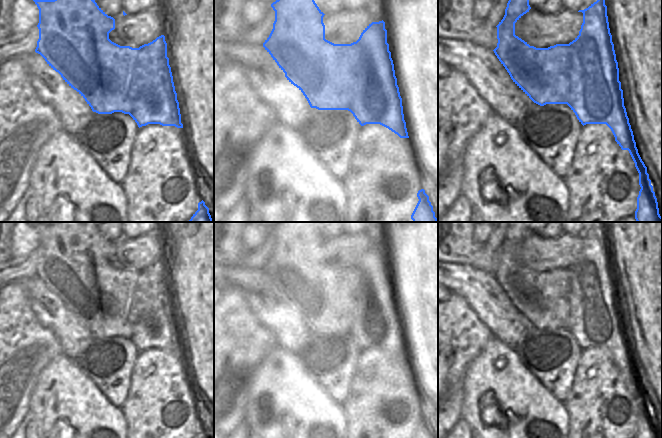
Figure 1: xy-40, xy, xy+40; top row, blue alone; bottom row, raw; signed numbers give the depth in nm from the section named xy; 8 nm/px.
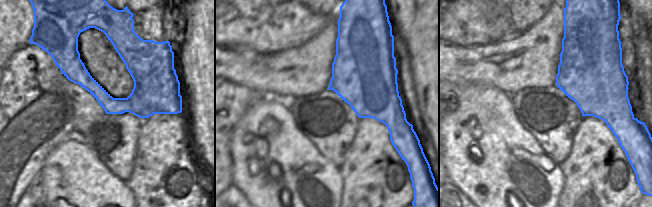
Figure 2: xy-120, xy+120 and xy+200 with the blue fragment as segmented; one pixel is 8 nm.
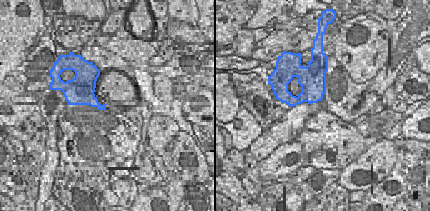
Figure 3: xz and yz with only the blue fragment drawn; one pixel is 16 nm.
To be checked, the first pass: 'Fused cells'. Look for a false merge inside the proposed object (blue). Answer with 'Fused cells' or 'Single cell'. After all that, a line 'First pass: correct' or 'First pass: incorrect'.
Fused cells
First pass: correct

